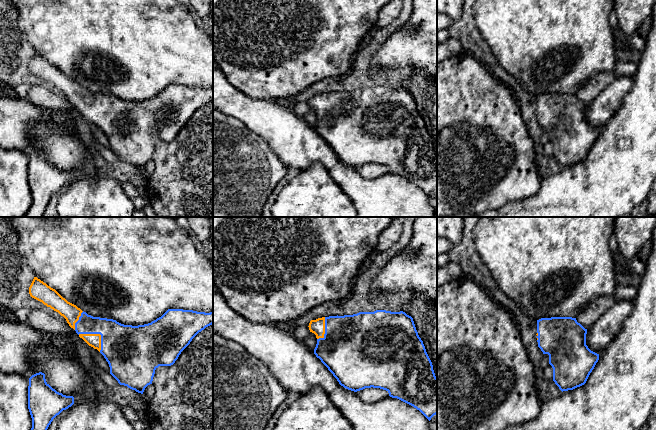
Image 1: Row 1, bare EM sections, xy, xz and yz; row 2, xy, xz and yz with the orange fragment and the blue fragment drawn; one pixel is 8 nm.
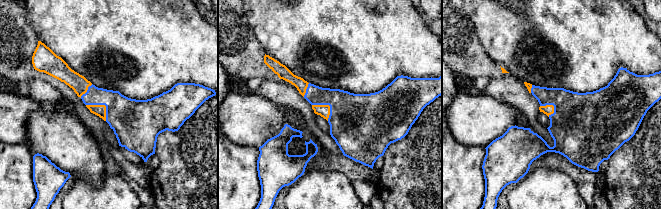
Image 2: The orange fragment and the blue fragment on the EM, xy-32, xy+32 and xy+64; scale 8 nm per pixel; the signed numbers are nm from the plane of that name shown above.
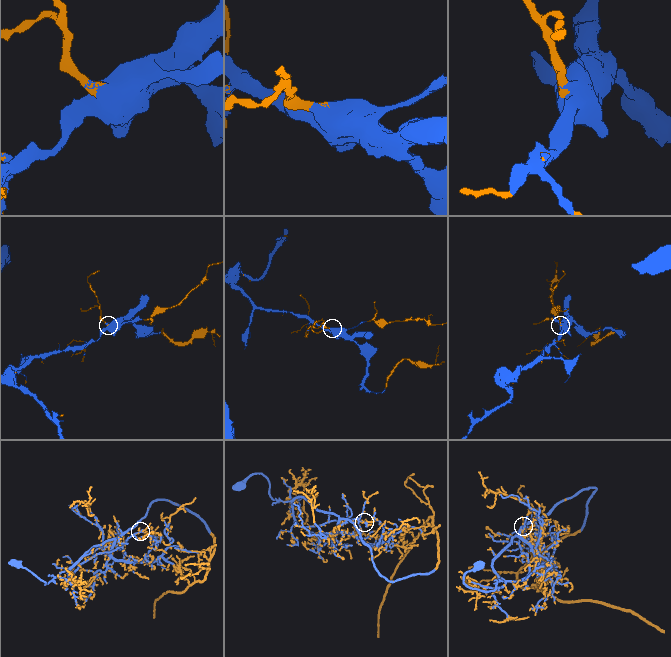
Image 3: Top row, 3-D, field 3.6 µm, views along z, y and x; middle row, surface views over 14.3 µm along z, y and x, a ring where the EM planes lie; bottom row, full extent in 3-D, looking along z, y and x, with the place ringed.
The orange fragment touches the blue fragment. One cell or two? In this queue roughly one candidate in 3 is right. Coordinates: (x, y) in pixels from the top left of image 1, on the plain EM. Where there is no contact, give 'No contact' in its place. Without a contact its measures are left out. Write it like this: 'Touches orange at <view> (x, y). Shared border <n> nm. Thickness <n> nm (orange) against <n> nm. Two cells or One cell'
Touches orange at xy (97, 110). Shared border 240 nm. Thickness 110 nm (orange) against 360 nm. One cell

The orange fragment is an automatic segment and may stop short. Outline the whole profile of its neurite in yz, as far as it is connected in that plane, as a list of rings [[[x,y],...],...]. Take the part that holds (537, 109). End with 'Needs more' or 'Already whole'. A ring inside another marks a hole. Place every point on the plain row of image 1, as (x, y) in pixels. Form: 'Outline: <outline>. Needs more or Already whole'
Outline: [[[576,94],[537,96],[538,123],[549,131],[553,157],[562,168],[584,161],[599,136],[599,130],[586,121],[586,110]]]. Needs more

